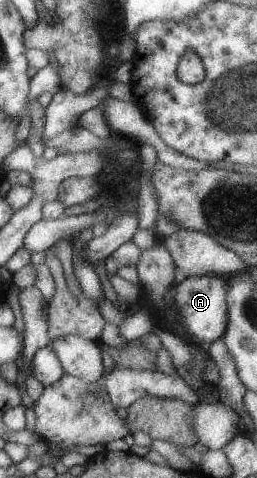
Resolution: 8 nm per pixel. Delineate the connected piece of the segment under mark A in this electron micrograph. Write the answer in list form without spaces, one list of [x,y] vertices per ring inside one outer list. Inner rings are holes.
[[[206,275],[189,276],[177,285],[174,285],[174,300],[178,307],[178,320],[184,325],[184,330],[190,335],[191,341],[196,344],[205,342],[209,345],[225,331],[227,325],[227,304],[225,294],[227,293],[228,283],[226,276]]]

